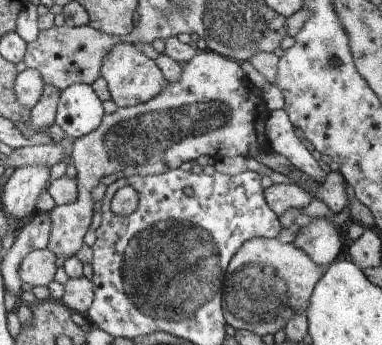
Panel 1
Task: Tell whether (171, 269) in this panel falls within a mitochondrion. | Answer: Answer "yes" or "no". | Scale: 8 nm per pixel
yes

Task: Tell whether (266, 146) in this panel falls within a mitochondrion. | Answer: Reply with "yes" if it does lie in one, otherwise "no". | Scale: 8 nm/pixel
no

